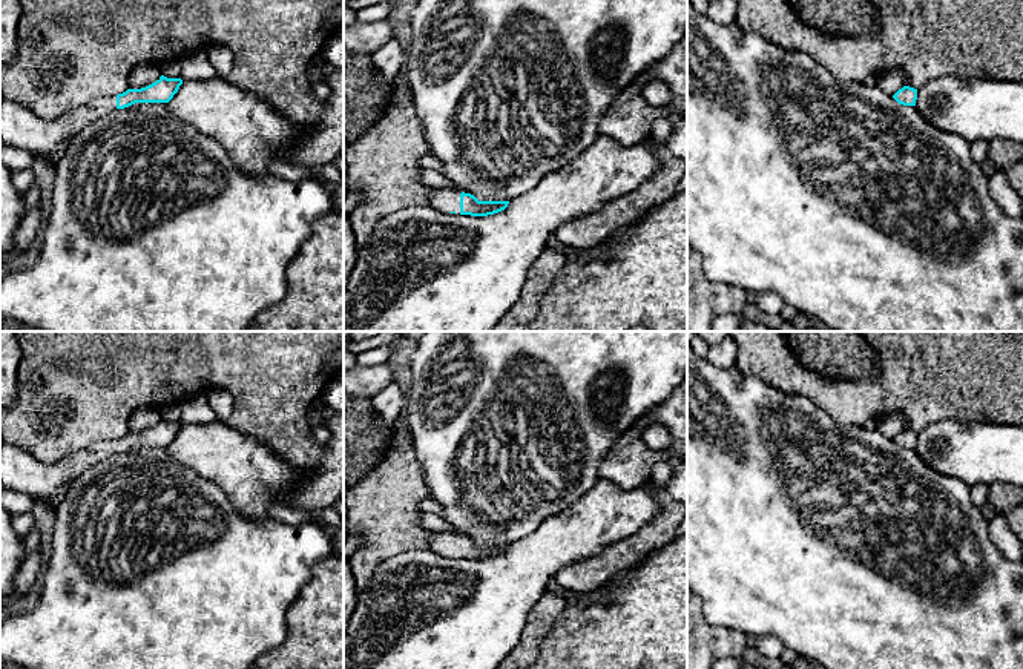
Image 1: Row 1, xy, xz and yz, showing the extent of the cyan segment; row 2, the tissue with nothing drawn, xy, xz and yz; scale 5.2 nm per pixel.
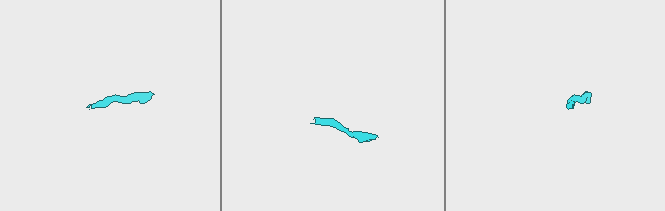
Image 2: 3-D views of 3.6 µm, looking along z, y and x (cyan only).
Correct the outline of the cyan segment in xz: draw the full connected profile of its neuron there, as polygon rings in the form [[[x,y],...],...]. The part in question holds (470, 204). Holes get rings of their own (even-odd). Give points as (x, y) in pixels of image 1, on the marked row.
[[[434,189],[429,193],[428,206],[449,213],[488,216],[508,207],[509,201],[479,201],[474,195],[456,189]]]

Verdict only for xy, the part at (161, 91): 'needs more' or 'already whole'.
needs more

